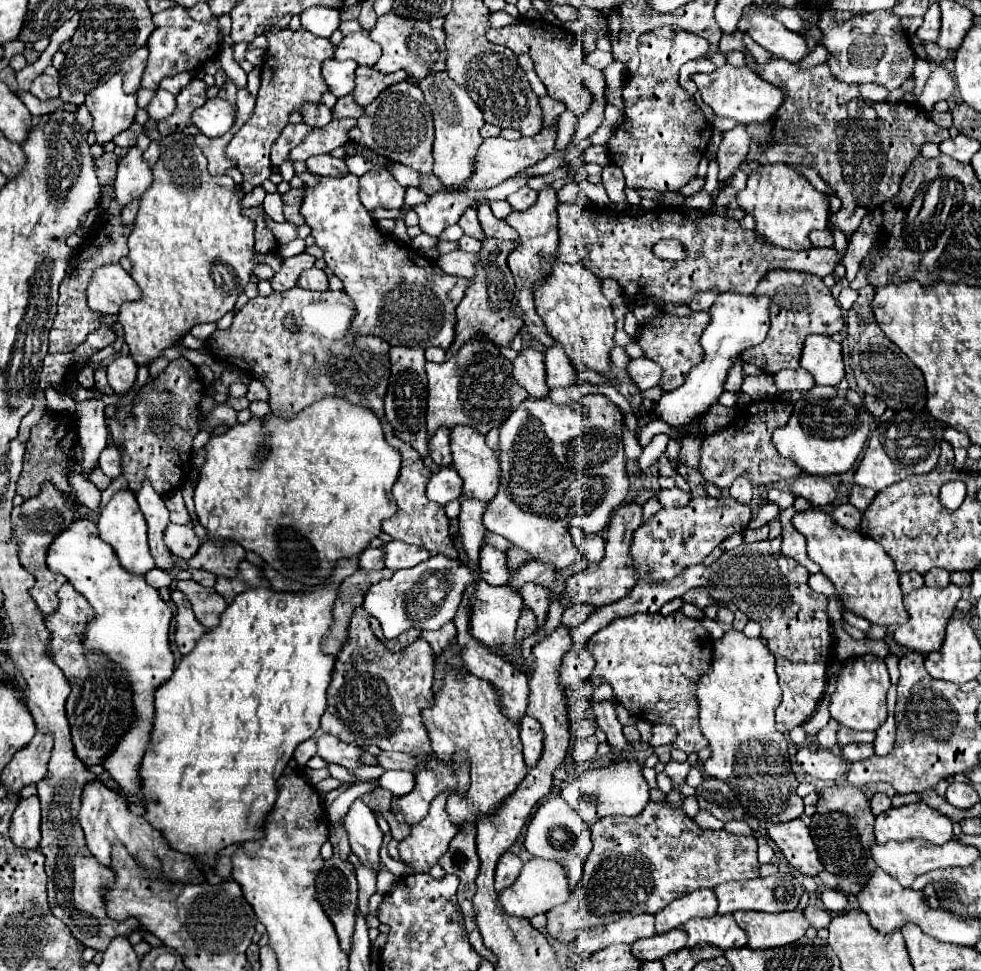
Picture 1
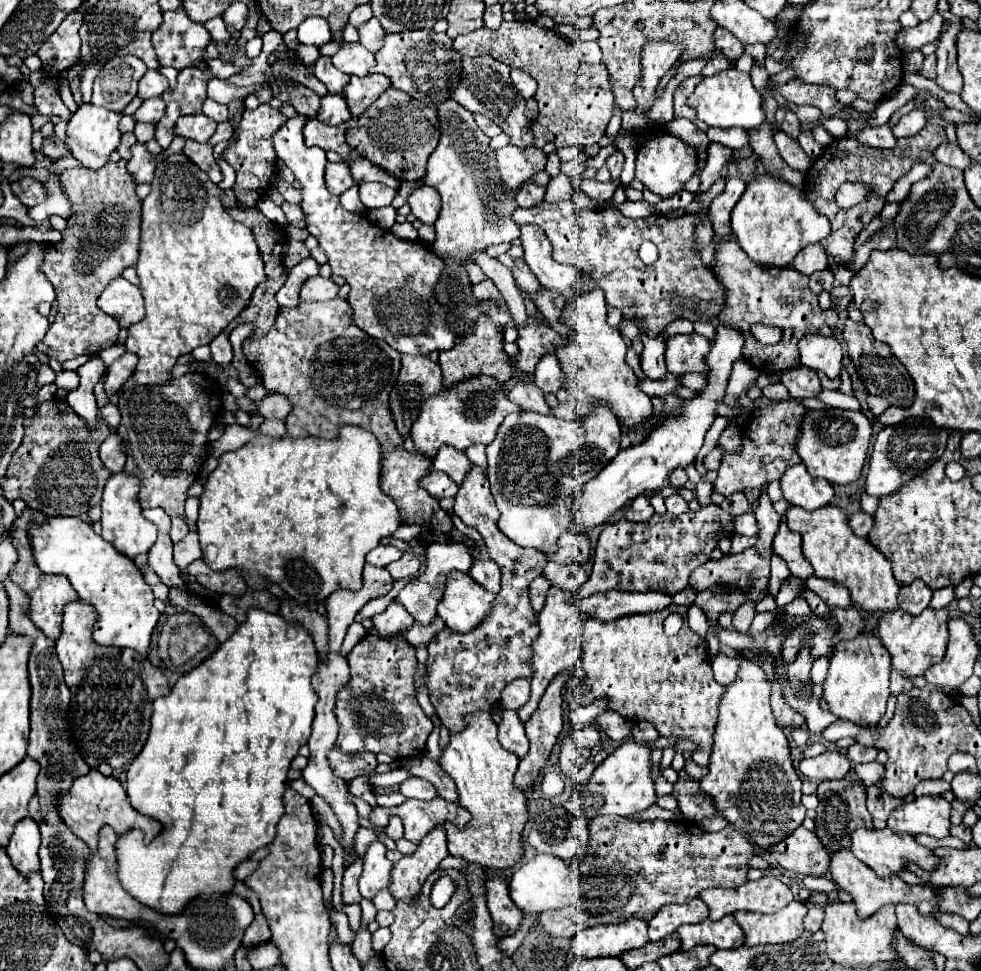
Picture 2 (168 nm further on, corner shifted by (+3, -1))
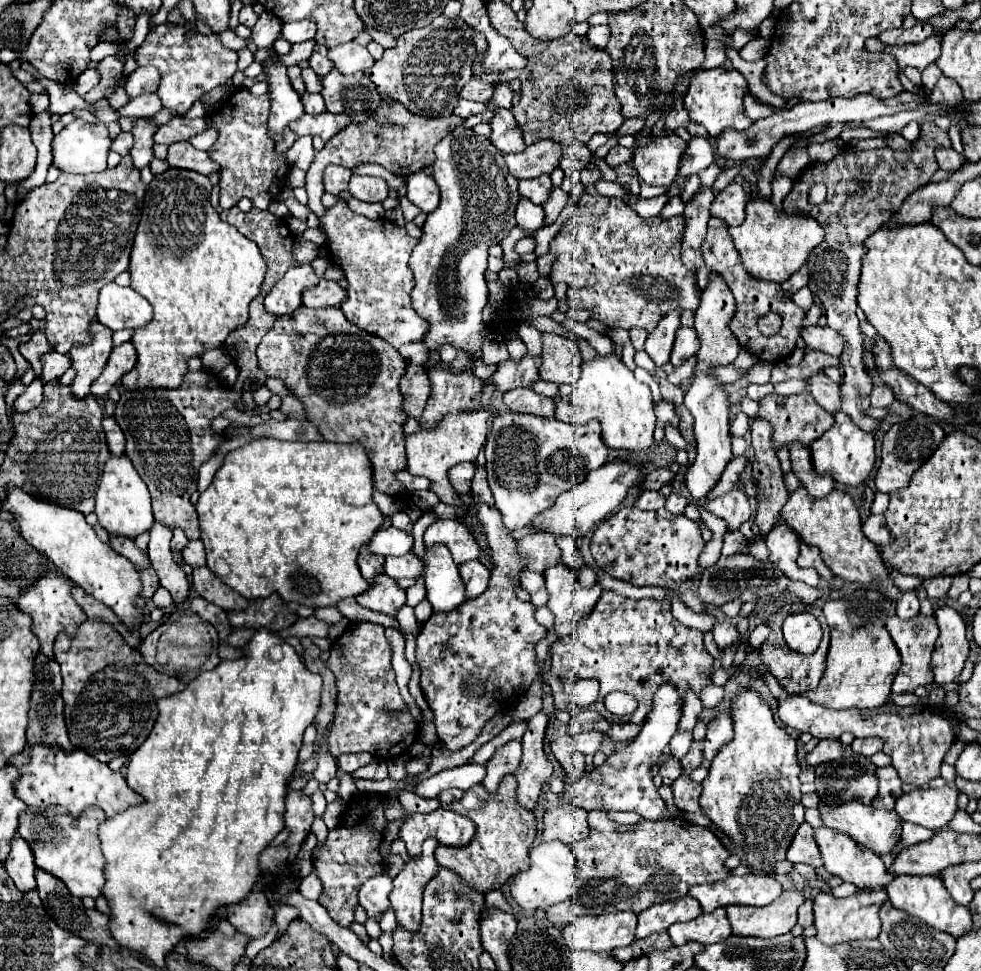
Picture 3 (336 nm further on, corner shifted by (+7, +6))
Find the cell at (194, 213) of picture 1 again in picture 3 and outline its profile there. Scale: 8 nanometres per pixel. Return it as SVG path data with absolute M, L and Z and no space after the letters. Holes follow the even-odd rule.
M168 169L166 173L156 175L148 185L128 271L132 277L130 287L150 301L154 319L146 327L134 331L132 345L138 351L138 363L122 377L122 385L130 391L158 387L178 389L188 373L188 361L192 357L202 357L208 349L220 349L226 337L248 321L248 305L262 291L266 261L254 241L220 221L220 215L210 205L210 189L212 183L206 175L186 169ZM198 205L202 205L202 213L206 213L206 221L202 221L202 241L198 241Z

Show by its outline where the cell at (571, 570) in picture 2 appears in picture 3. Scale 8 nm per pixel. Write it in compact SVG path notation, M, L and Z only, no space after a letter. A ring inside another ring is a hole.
M558 537L556 541L558 541L558 547L562 549L562 561L564 561L570 569L578 571L580 565L582 565L582 555L580 555L574 539L572 539L572 537Z

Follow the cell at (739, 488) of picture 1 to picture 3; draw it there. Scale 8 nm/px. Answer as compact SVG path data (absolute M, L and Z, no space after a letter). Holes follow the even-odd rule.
M728 491L728 493L724 493L724 495L716 497L716 499L704 501L702 507L706 511L710 511L712 515L724 519L730 531L736 531L752 515L744 491Z

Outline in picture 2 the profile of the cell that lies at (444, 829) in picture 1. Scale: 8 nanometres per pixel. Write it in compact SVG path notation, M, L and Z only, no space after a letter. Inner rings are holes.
M440 824L420 840L416 852L402 856L398 862L394 862L388 890L394 898L412 900L420 892L424 880L438 868L440 860L444 860L446 856L446 832Z

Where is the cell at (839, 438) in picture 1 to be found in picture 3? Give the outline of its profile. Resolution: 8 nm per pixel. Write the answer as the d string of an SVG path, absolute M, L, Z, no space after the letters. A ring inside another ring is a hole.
M846 413L834 415L836 423L830 429L830 433L824 433L818 441L810 445L814 469L818 473L830 473L834 481L842 485L860 485L866 481L874 469L876 463L876 451L874 451L874 437L870 433L864 433Z

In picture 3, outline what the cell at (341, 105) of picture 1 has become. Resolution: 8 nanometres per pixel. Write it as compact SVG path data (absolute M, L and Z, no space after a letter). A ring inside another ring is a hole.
M304 93L304 95L302 95L302 103L304 103L304 111L306 111L306 113L318 115L318 113L326 111L326 109L324 109L324 99L322 99L320 93Z

